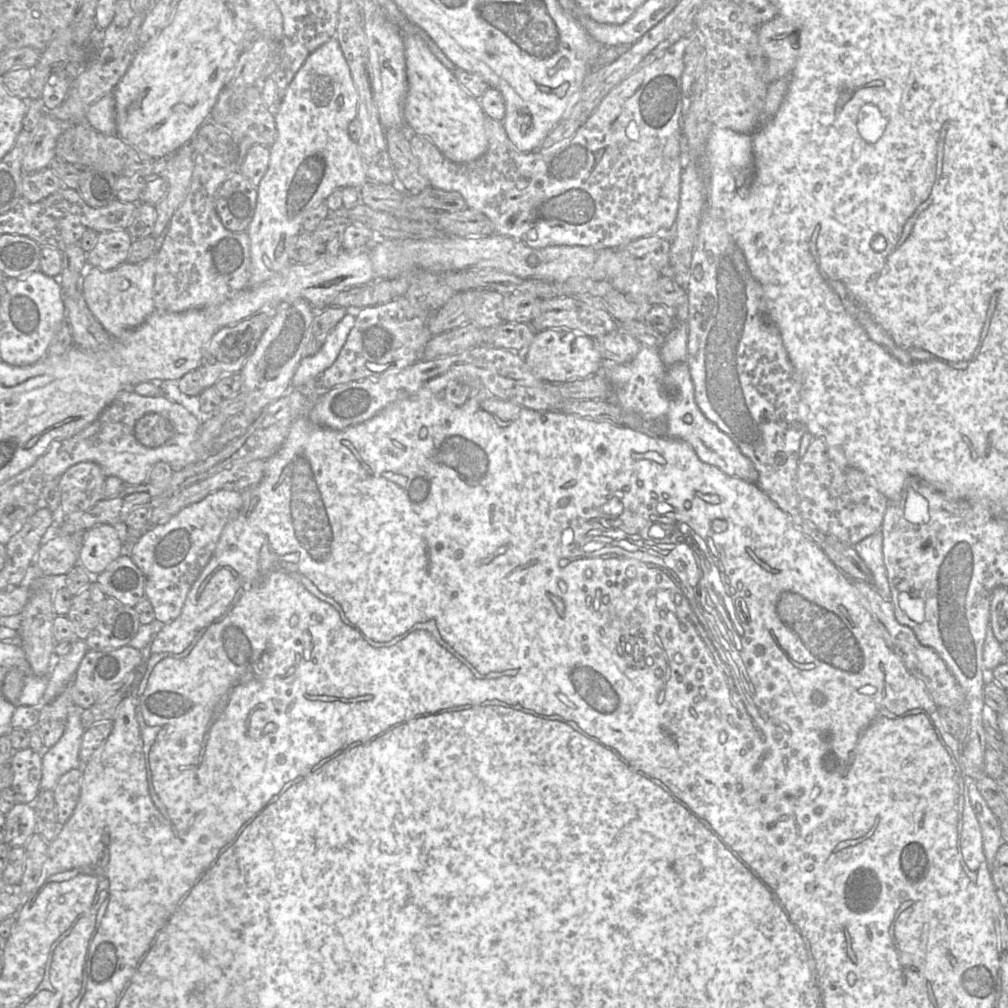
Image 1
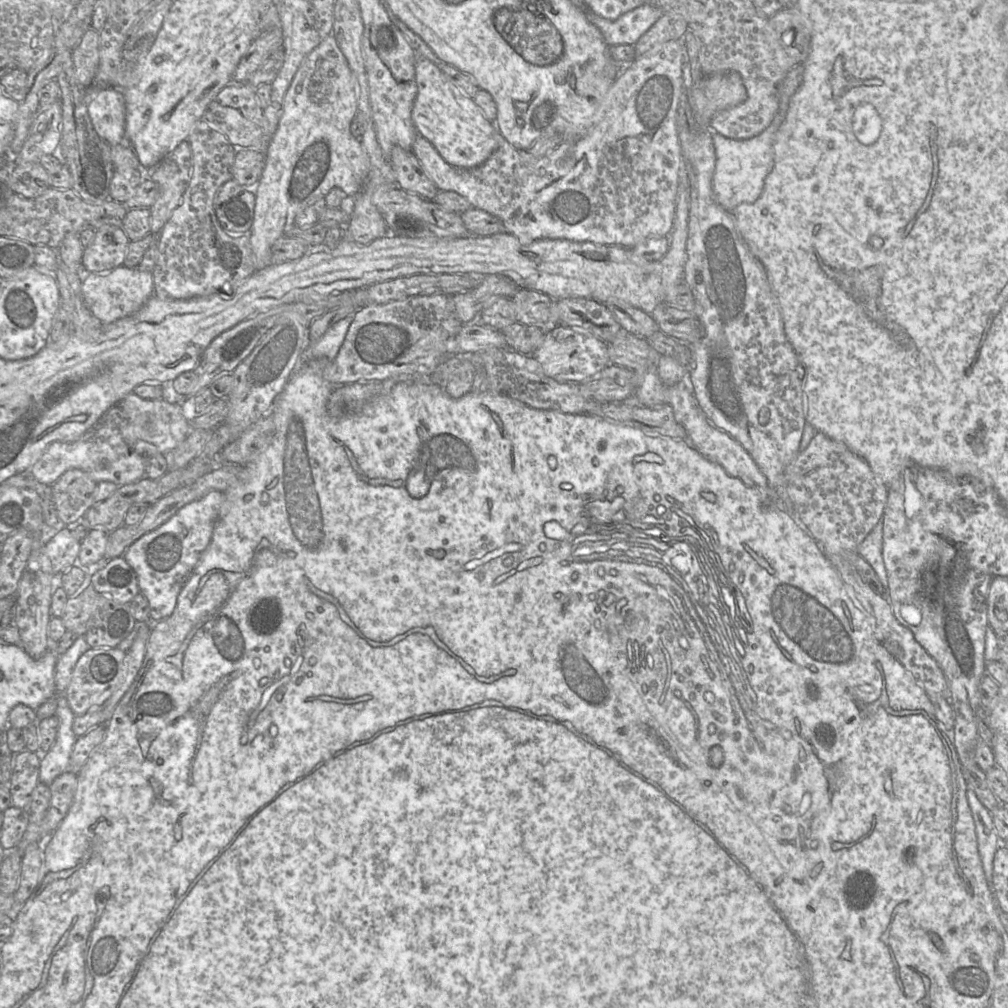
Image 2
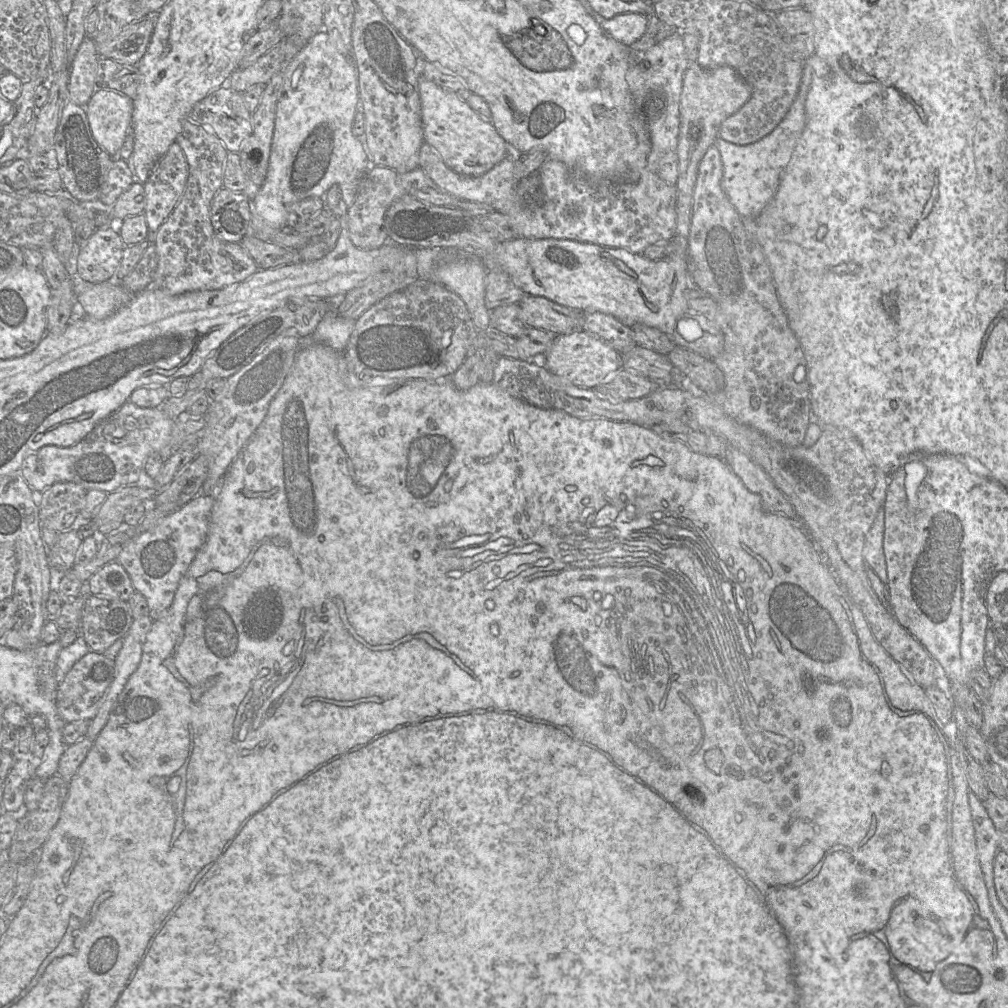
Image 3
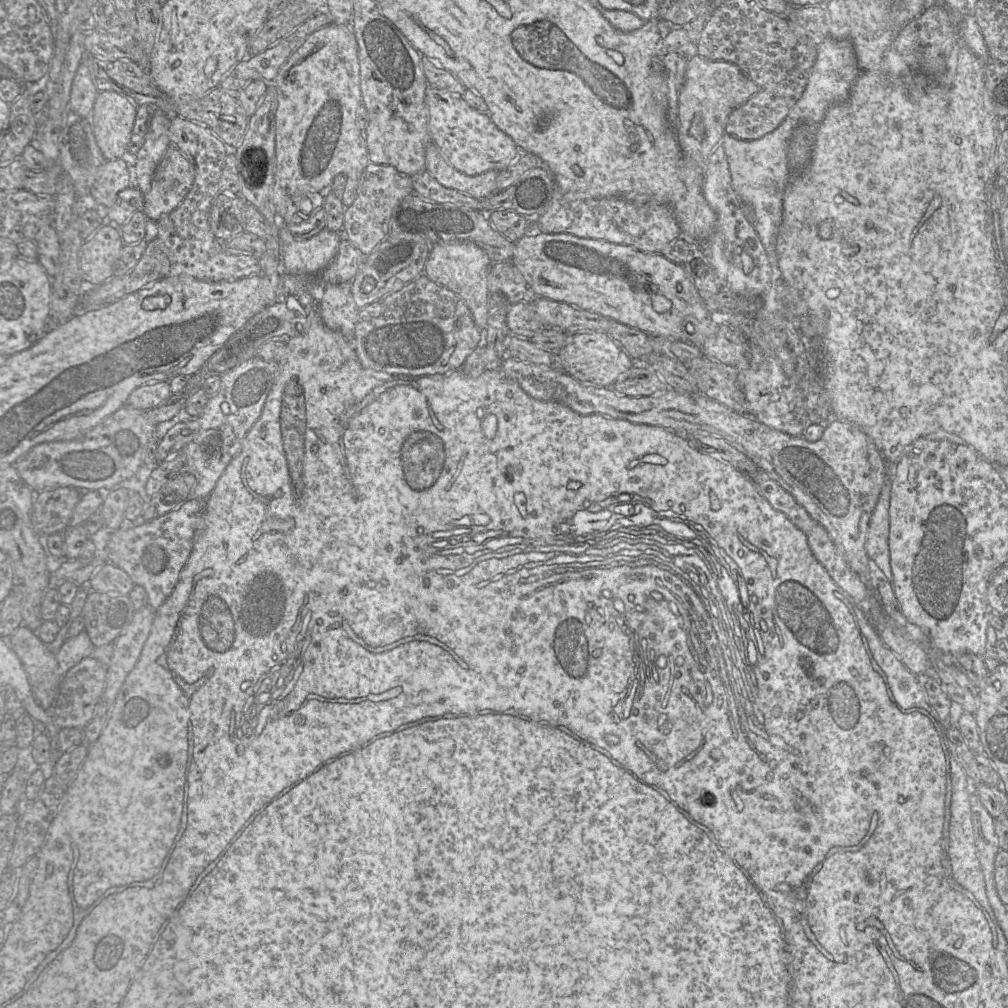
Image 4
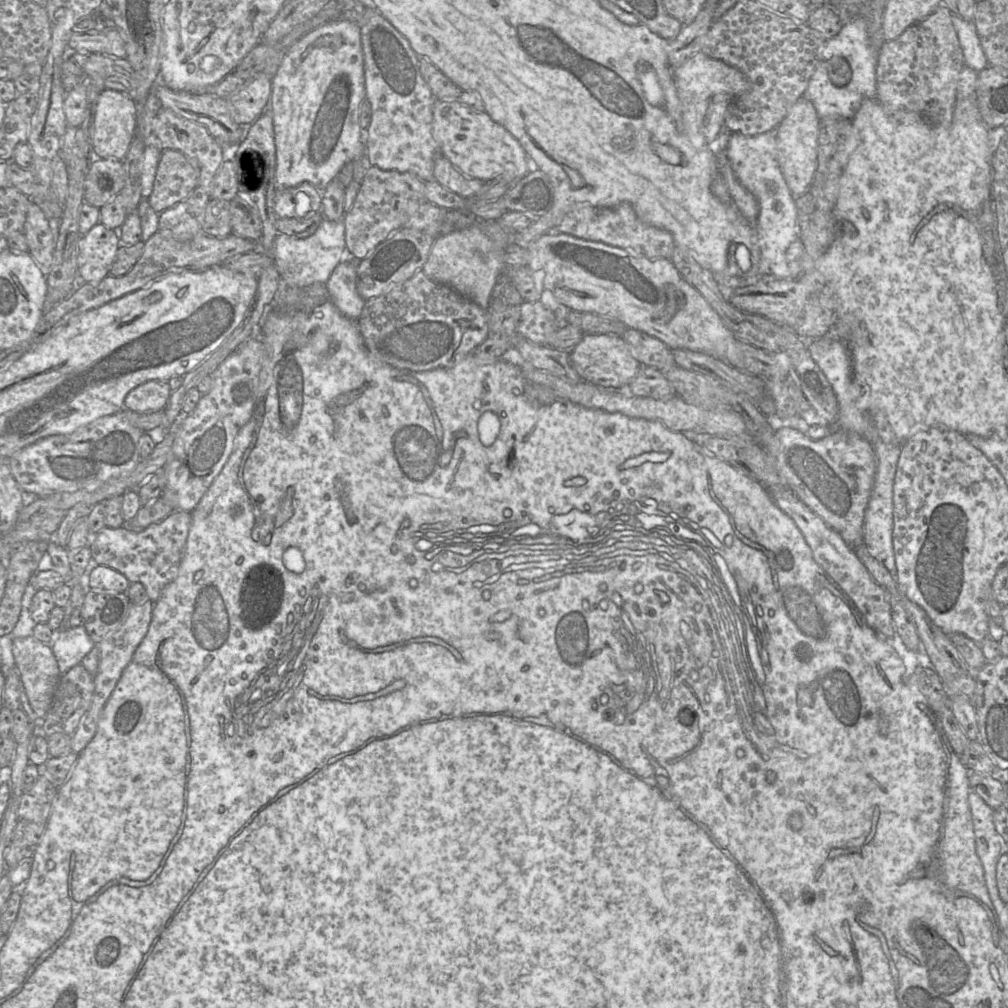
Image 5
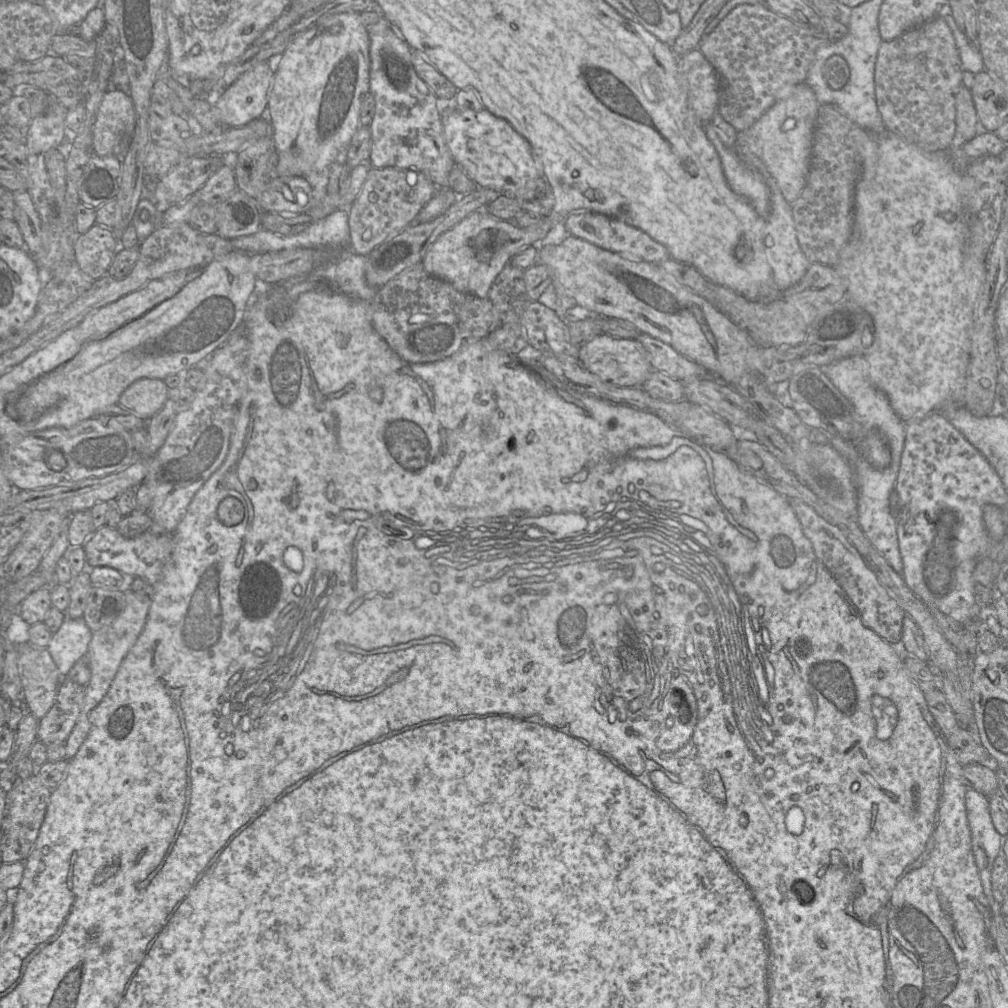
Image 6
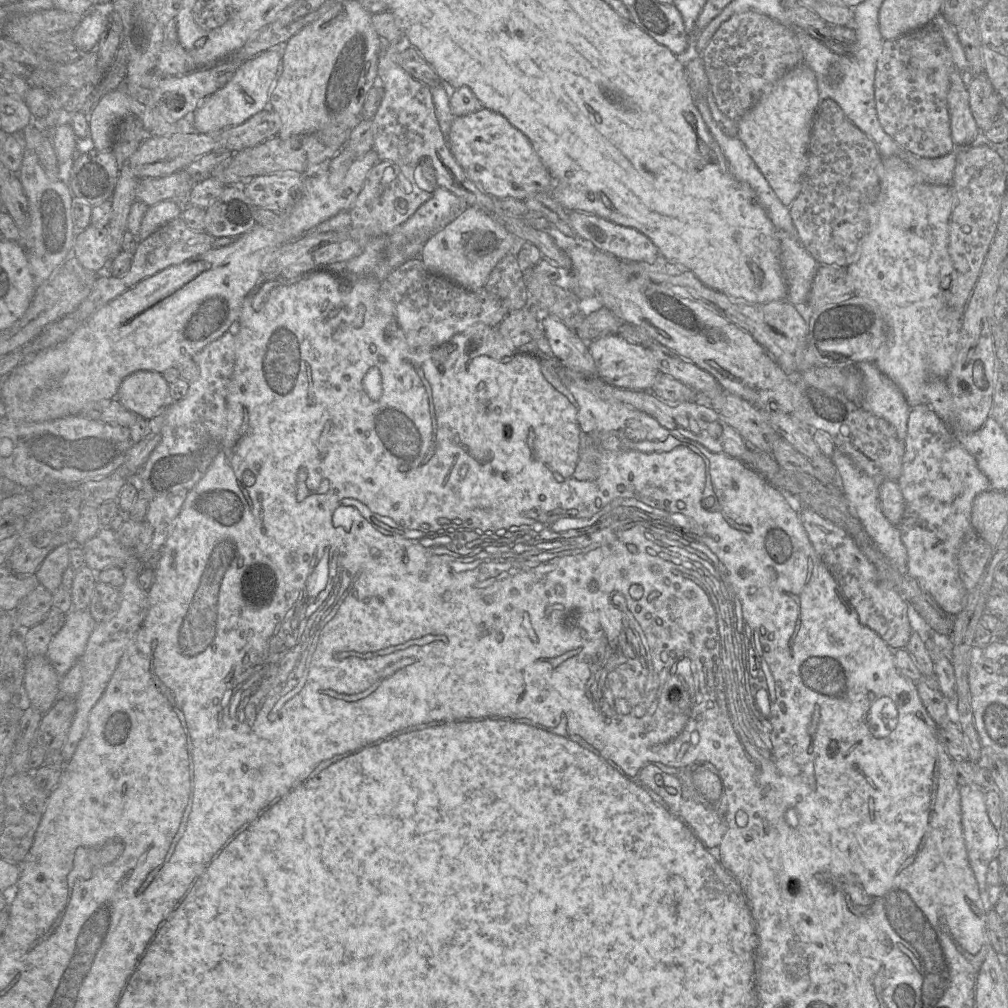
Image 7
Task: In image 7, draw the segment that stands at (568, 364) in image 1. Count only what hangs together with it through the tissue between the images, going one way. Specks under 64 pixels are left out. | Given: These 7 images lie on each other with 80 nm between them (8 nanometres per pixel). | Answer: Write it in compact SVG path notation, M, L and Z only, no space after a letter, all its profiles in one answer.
M607 335L586 343L601 380L617 388L650 391L660 372L647 347L629 343L618 335Z

